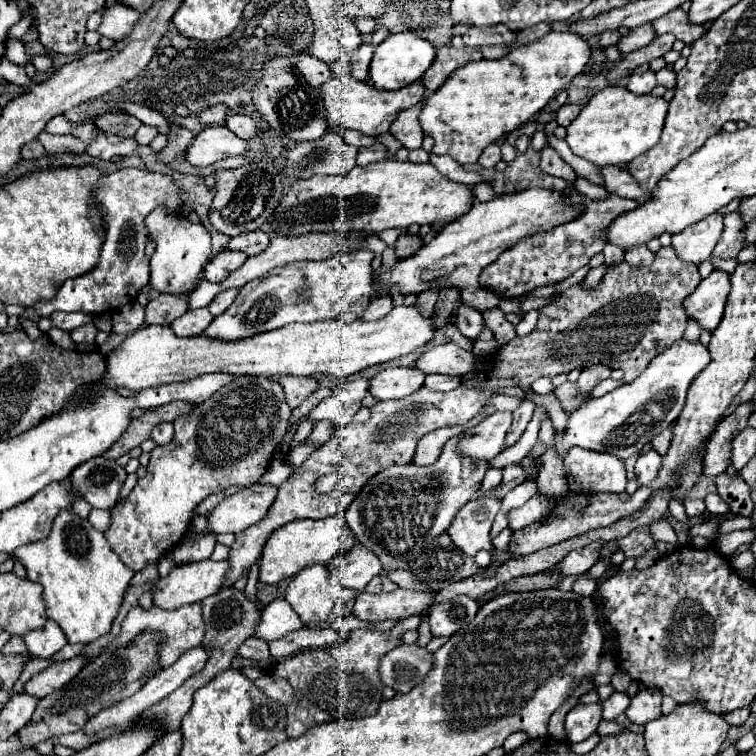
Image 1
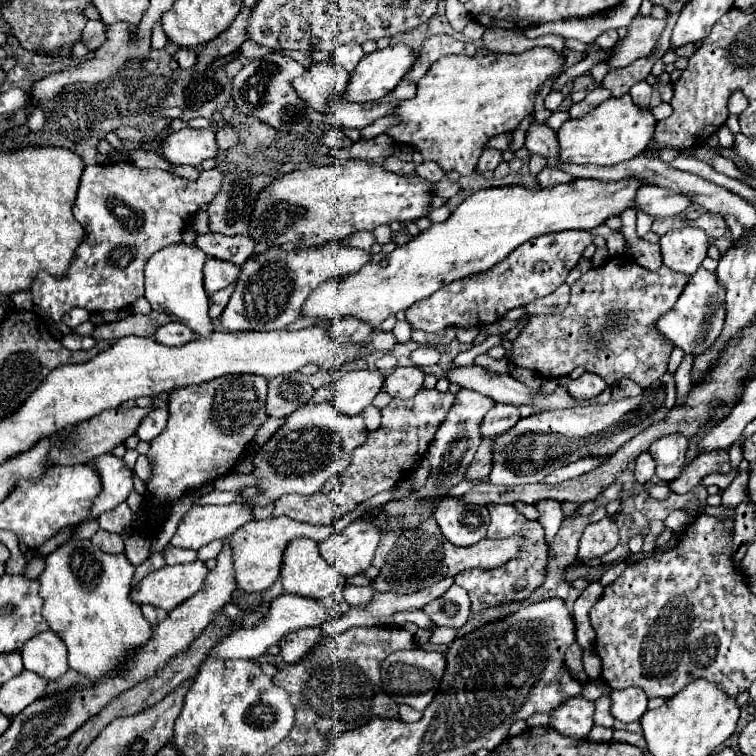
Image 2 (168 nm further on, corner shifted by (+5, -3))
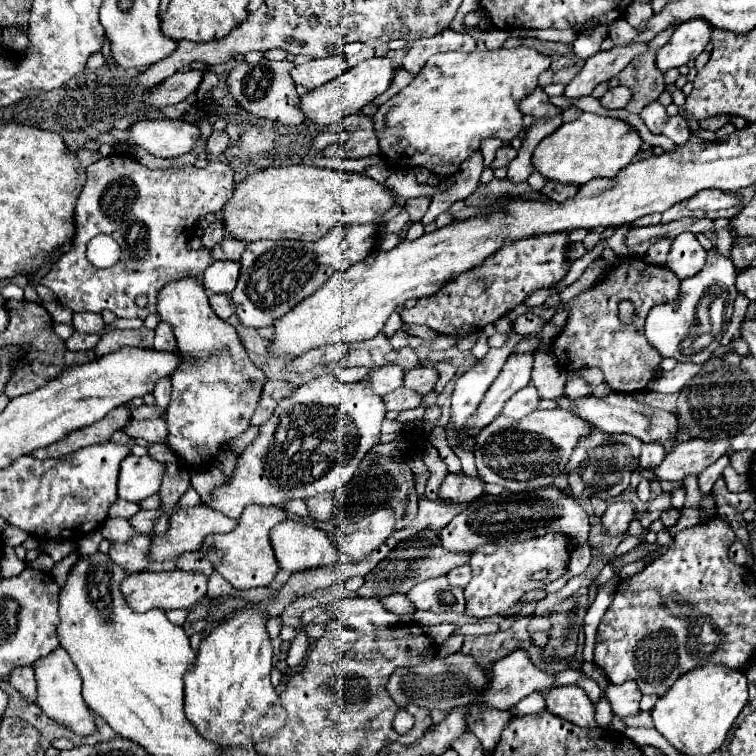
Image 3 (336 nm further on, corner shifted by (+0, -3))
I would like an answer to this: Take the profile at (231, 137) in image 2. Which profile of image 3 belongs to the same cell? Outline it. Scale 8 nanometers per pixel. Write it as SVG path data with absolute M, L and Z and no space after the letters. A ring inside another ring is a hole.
M212 132L206 142L208 154L222 154L228 148L228 134L226 132Z

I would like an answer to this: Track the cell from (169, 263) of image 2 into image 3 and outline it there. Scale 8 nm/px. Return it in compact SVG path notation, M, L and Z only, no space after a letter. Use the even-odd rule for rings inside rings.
M184 276L166 284L158 296L158 316L174 328L178 352L186 356L180 370L172 374L172 400L164 416L168 424L166 446L186 464L198 460L198 468L208 460L216 464L222 448L246 432L266 384L264 372L248 358L236 328L212 312L202 286L198 276Z

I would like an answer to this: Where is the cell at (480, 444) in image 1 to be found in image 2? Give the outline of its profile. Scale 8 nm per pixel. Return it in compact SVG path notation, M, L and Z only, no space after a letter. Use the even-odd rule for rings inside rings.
M495 404L489 410L489 414L485 416L485 420L483 420L481 434L483 434L483 438L497 436L497 434L509 430L519 418L521 416L519 416L519 408L517 406L511 406L511 404Z

